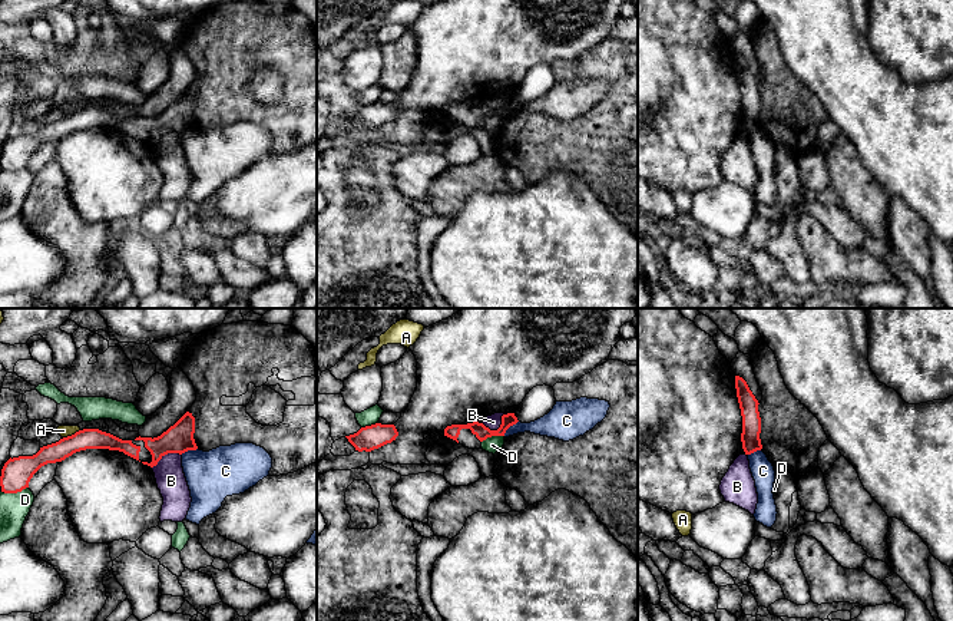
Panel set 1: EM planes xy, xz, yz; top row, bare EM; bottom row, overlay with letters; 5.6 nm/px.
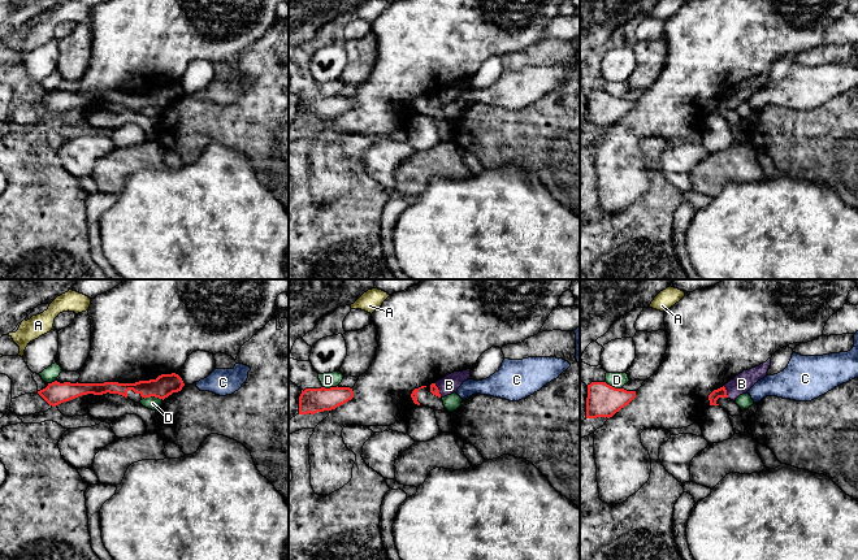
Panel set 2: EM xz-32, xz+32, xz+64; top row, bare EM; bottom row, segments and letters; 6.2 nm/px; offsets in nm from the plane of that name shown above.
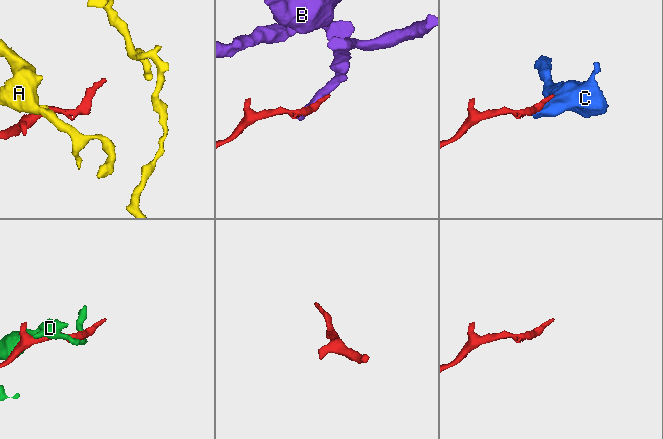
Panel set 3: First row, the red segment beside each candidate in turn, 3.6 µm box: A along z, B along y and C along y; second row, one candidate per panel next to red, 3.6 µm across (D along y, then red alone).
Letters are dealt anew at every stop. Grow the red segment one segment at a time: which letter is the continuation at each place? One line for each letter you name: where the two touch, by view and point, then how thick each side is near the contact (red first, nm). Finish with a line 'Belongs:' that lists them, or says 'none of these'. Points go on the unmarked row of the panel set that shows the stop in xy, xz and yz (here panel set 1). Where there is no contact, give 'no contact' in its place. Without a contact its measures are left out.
Belongs: none of these

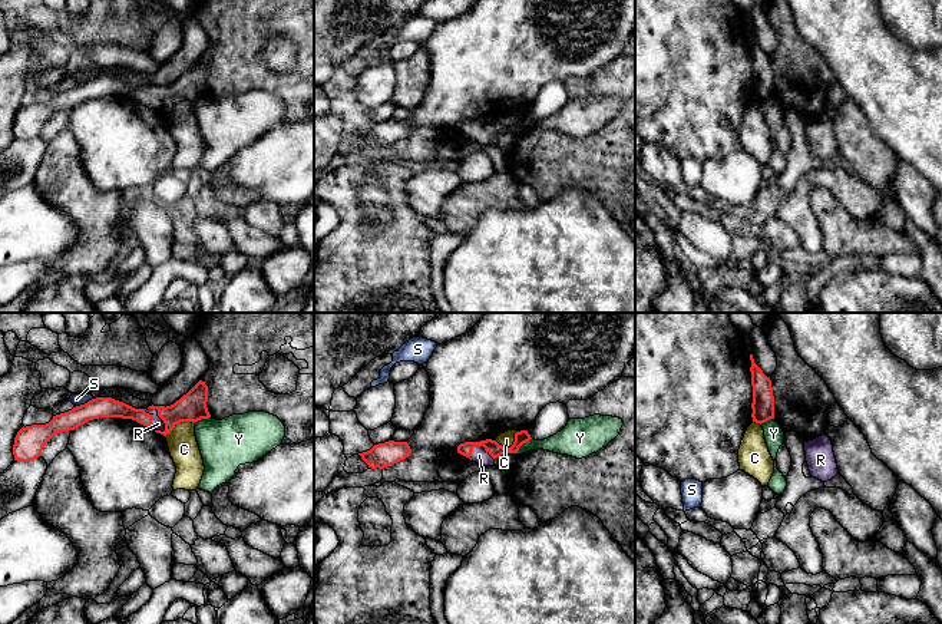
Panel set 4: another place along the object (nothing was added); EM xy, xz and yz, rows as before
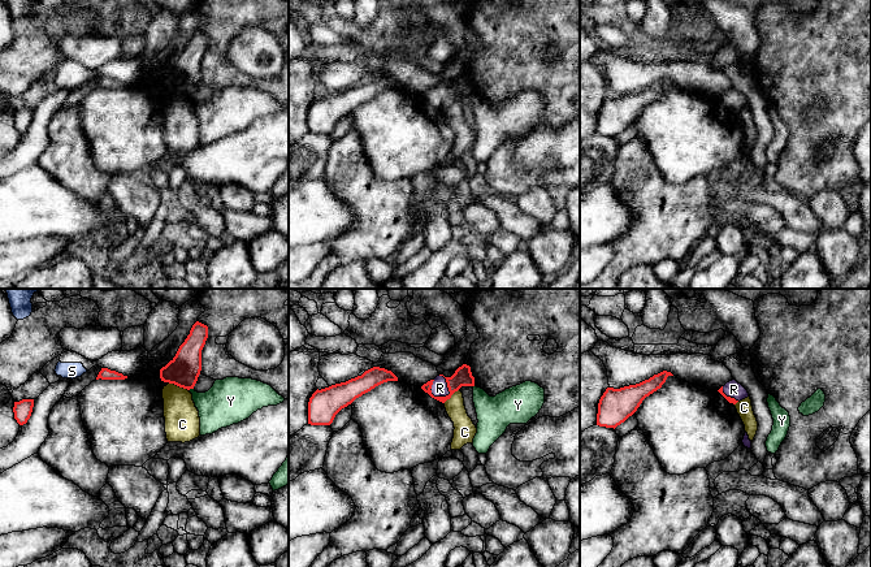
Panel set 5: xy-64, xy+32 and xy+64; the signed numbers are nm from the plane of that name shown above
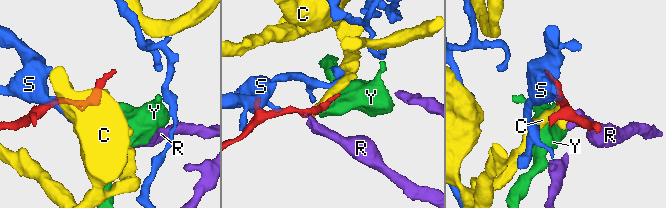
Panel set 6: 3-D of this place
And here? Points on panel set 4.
R: contact xy (151, 102); calibres 160 and 70 nm
Belongs: R

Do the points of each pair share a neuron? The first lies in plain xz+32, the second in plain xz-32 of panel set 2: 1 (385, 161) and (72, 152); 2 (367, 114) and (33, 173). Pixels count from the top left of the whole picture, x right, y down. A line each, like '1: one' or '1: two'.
1: one
2: two

